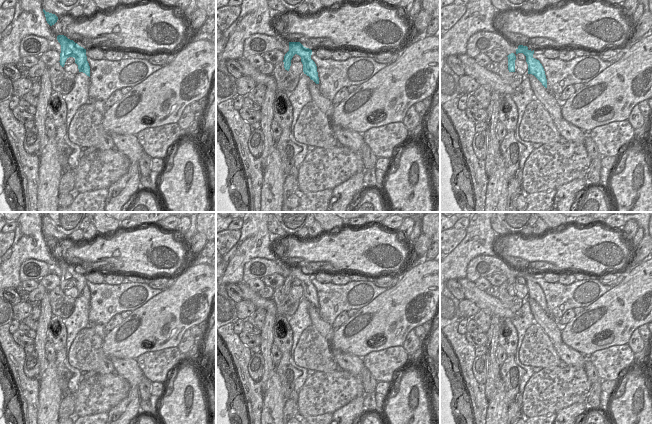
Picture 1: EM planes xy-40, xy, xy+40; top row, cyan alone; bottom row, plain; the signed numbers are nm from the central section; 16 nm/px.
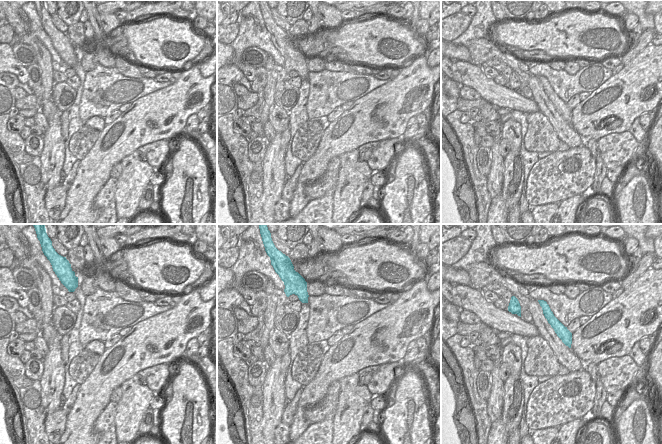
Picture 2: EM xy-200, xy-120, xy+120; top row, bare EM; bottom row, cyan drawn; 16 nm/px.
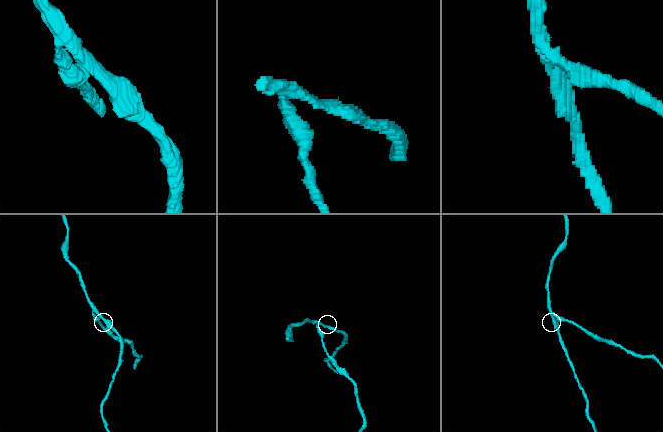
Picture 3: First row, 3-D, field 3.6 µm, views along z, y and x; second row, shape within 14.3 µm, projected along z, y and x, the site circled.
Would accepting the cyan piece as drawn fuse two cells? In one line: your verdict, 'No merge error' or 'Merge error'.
No merge error

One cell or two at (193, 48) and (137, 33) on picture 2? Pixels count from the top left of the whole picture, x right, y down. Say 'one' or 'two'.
one

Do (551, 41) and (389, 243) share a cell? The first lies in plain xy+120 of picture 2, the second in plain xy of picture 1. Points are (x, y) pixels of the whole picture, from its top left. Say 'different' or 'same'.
same

